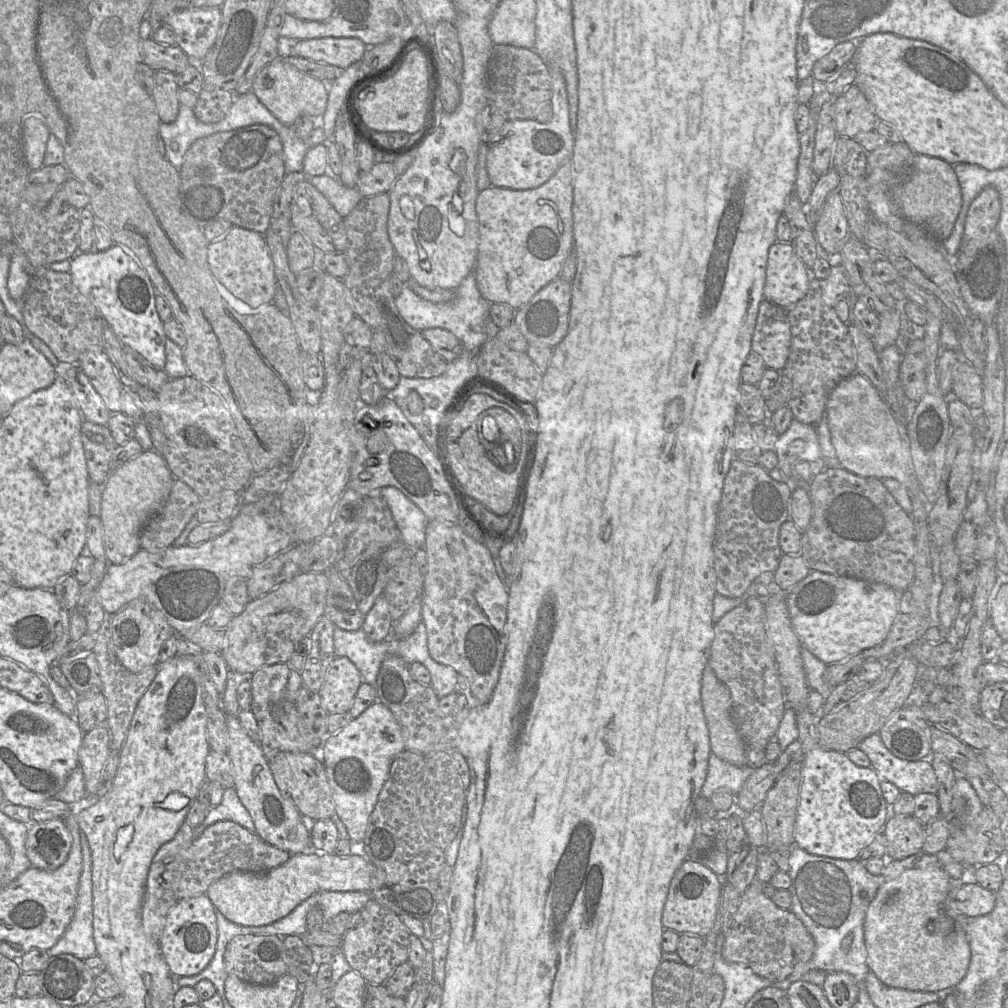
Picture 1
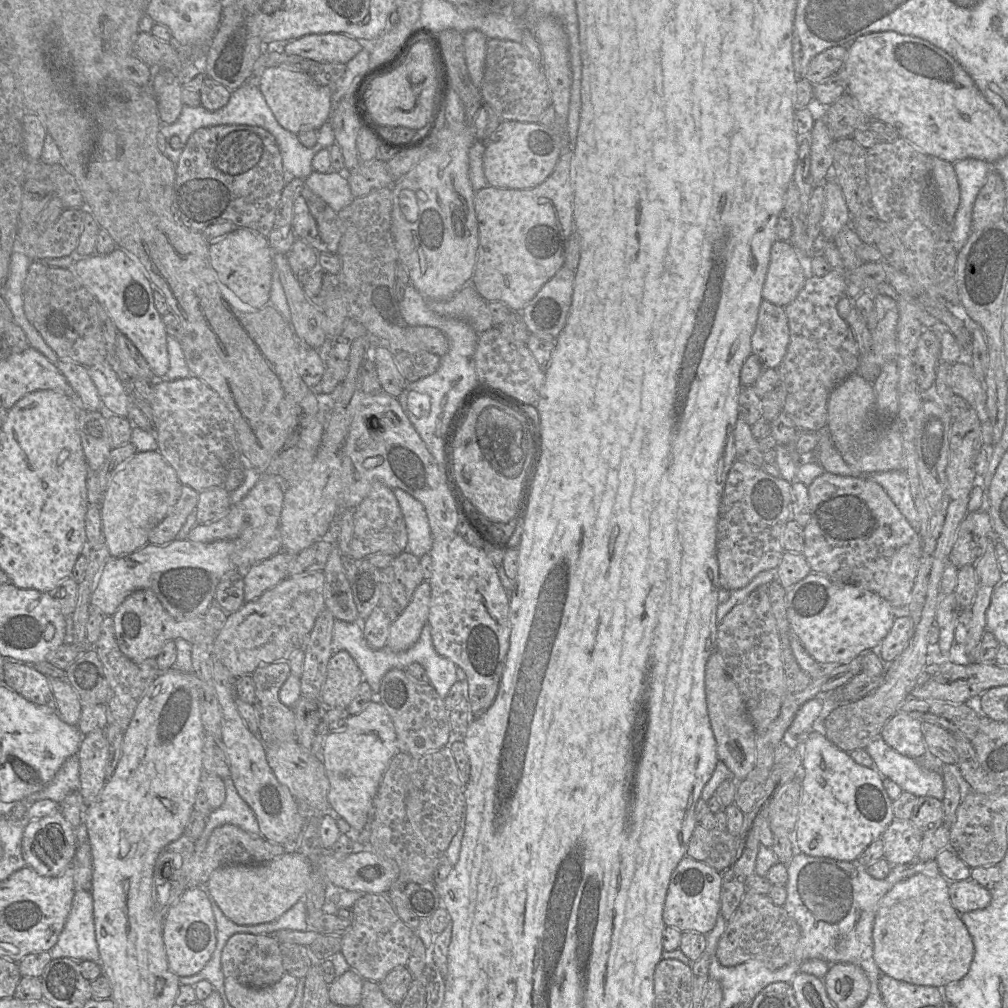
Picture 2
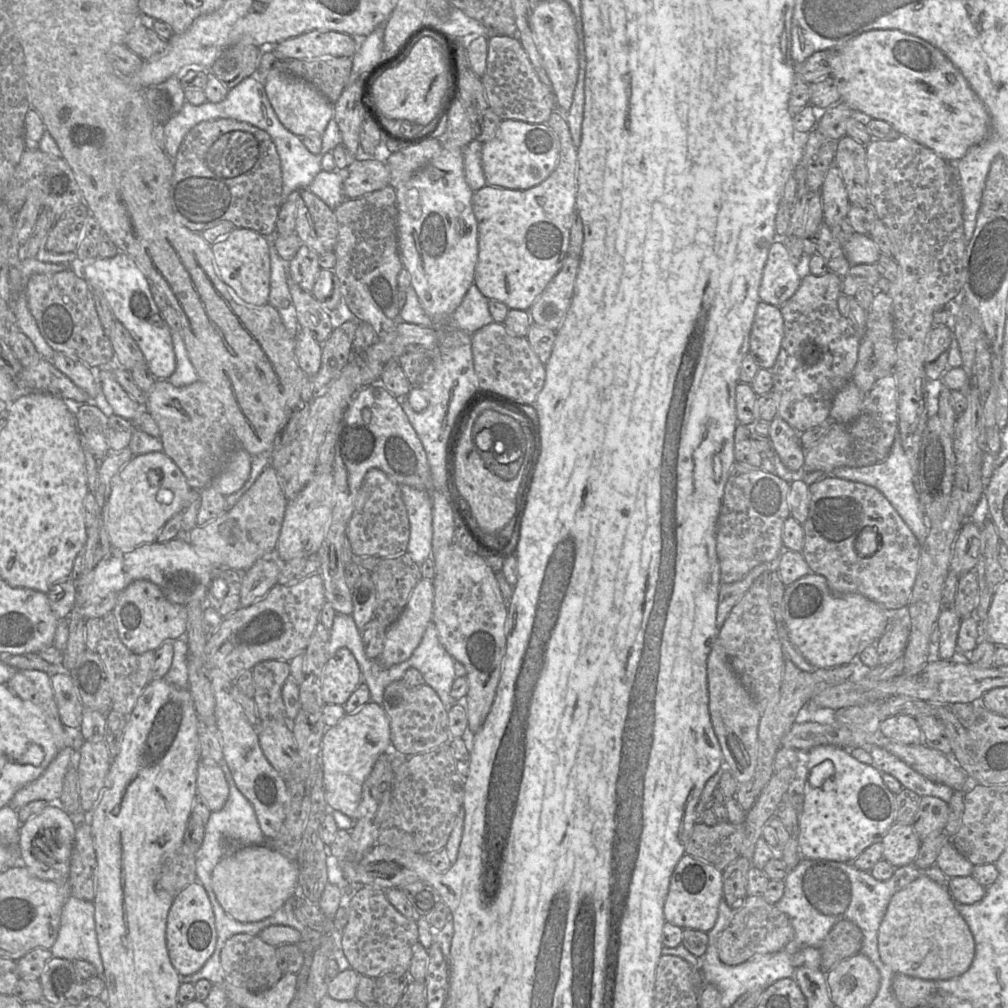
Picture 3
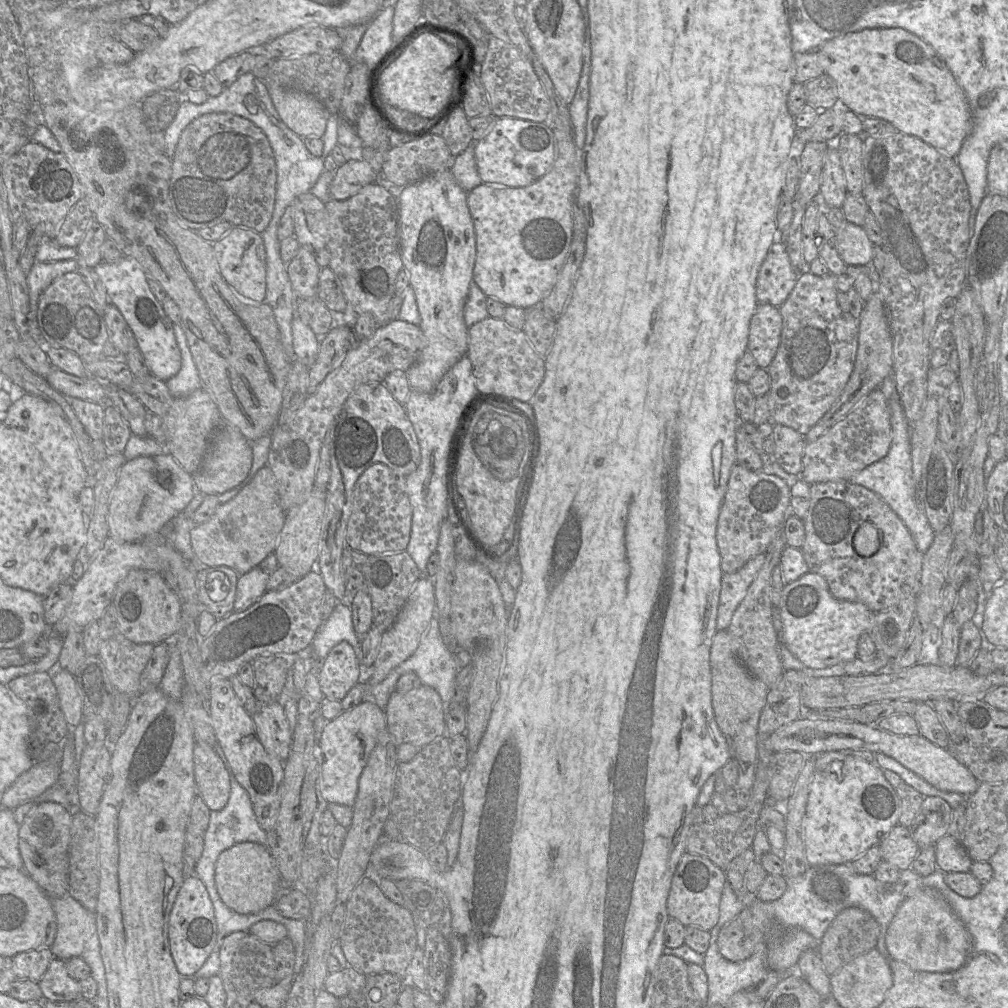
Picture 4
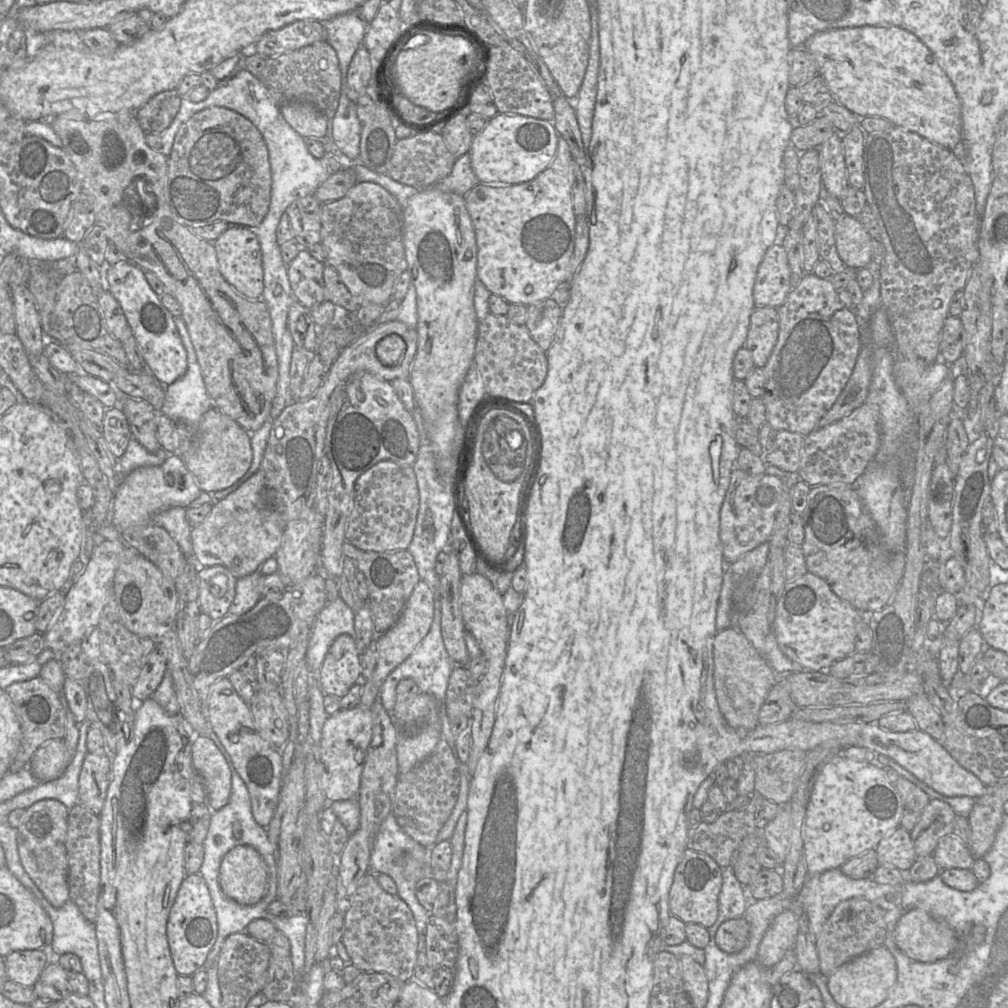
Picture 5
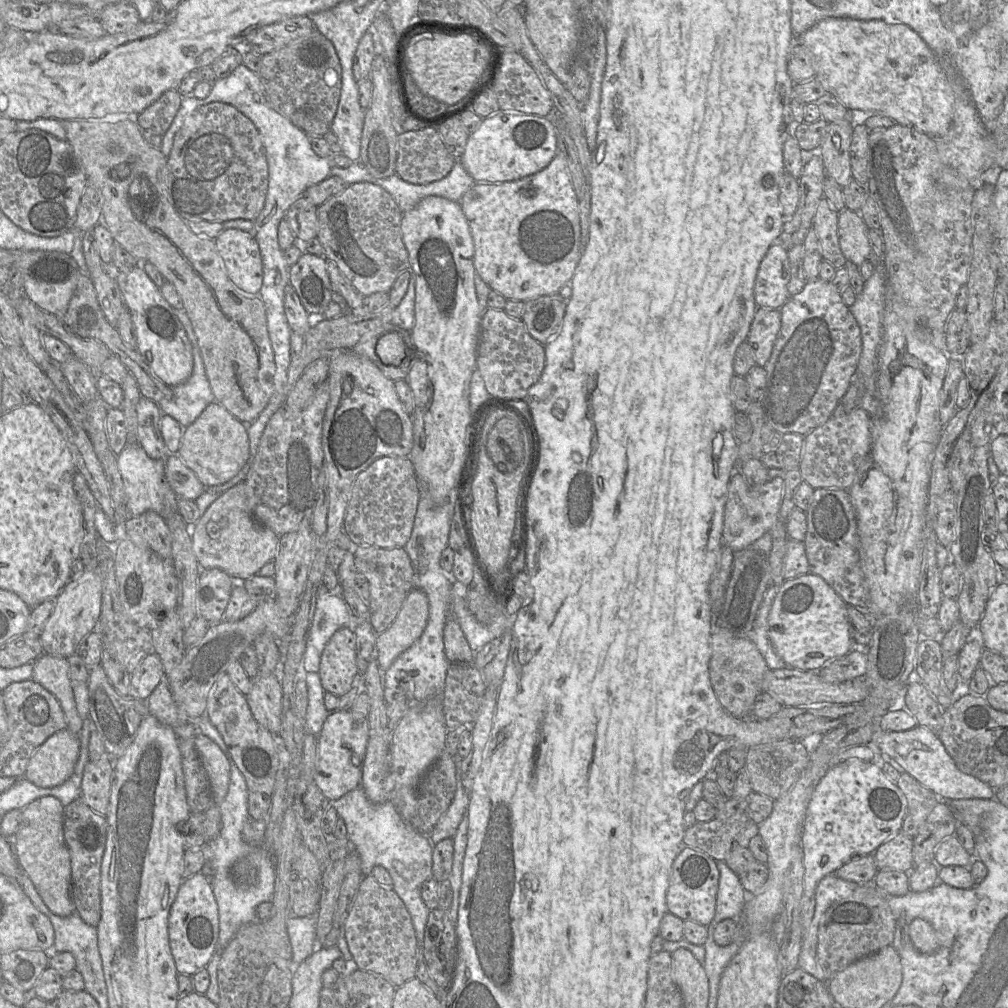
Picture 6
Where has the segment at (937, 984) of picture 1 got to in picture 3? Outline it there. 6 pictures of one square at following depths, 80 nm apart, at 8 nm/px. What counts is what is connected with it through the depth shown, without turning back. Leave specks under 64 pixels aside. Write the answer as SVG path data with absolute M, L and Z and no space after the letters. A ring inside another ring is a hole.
M926 876L893 894L878 930L882 962L896 974L932 981L952 979L966 972L975 956L975 942L954 902L947 888Z

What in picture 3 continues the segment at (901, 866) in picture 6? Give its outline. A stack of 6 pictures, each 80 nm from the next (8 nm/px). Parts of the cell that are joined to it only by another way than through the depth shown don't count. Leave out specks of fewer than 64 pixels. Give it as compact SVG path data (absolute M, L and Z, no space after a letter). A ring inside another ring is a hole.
M895 821L881 840L883 857L897 868L914 862L921 844L911 824Z

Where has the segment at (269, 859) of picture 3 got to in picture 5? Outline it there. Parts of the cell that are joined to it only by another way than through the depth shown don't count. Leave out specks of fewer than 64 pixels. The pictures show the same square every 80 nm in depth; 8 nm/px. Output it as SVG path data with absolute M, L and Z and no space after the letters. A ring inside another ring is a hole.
M236 846L221 861L220 887L227 897L240 904L259 902L266 893L267 878L267 866L251 846Z

